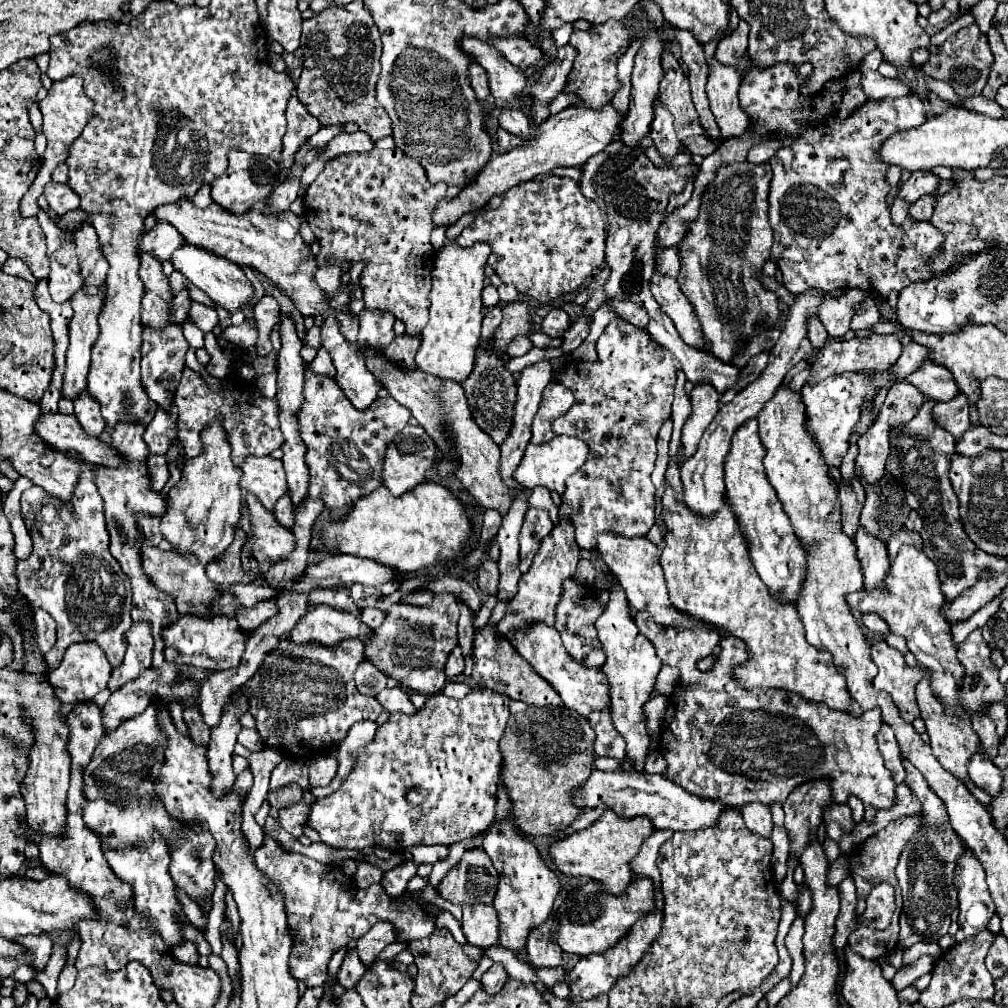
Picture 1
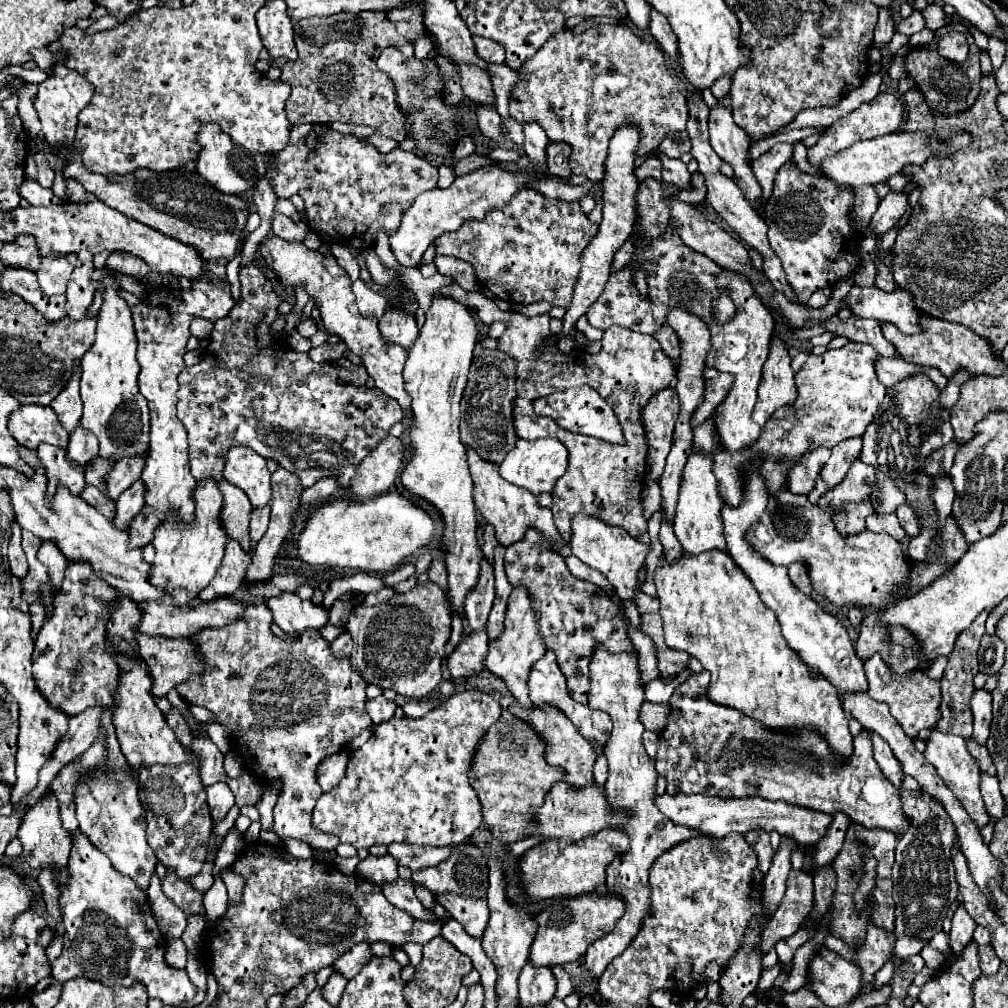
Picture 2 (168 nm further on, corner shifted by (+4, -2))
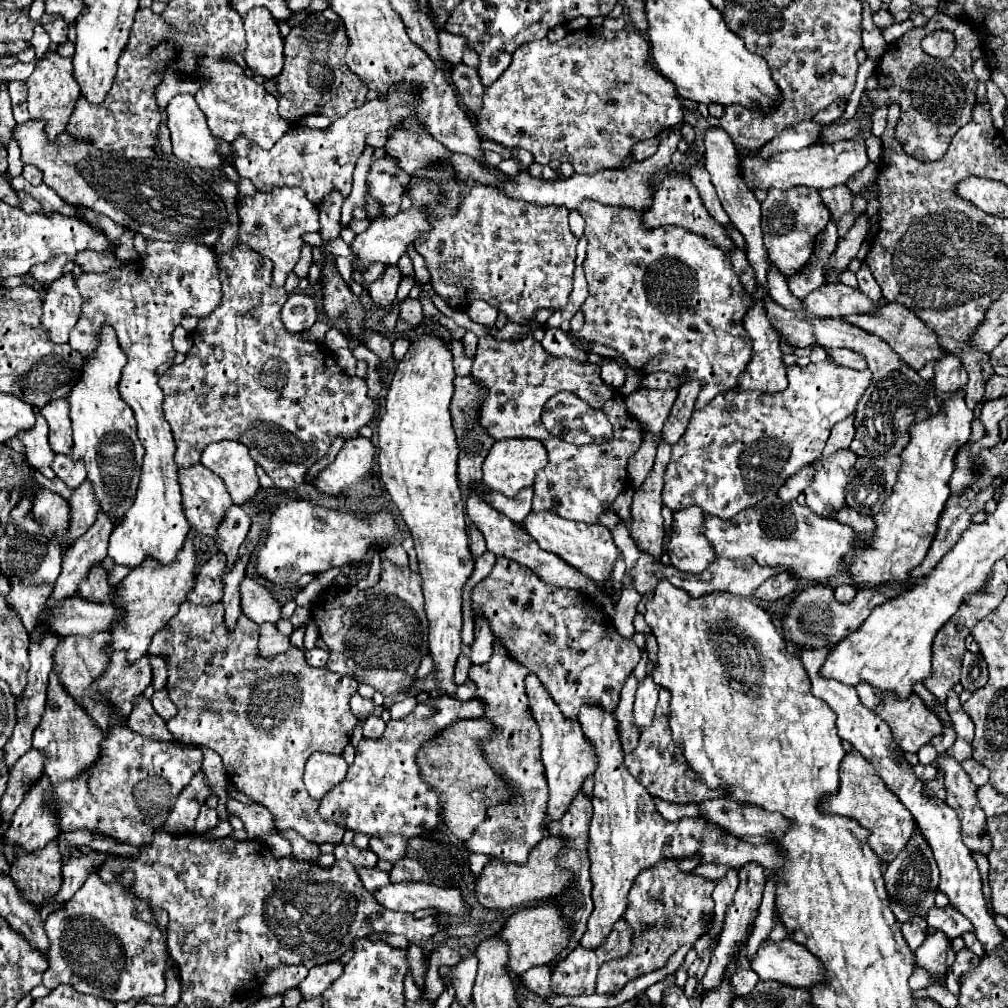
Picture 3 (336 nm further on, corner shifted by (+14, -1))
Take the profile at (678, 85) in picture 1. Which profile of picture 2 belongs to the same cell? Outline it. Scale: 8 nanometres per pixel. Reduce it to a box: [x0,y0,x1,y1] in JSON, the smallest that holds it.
[510,24,688,182]

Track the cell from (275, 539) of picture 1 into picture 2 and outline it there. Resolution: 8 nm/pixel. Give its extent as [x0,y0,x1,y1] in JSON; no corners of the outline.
[218,480,252,552]

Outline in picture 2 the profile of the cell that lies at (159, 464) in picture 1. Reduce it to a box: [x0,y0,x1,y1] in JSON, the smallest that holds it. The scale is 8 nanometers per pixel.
[112,480,144,530]

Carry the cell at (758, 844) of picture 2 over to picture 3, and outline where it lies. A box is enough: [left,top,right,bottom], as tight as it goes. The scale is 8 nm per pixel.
[702,863,766,989]

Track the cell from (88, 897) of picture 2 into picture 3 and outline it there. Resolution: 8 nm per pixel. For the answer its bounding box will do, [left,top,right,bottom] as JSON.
[44,873,166,1001]

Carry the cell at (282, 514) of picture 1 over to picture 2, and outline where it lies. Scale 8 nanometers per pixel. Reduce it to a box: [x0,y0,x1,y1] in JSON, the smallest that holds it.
[250,506,270,552]

